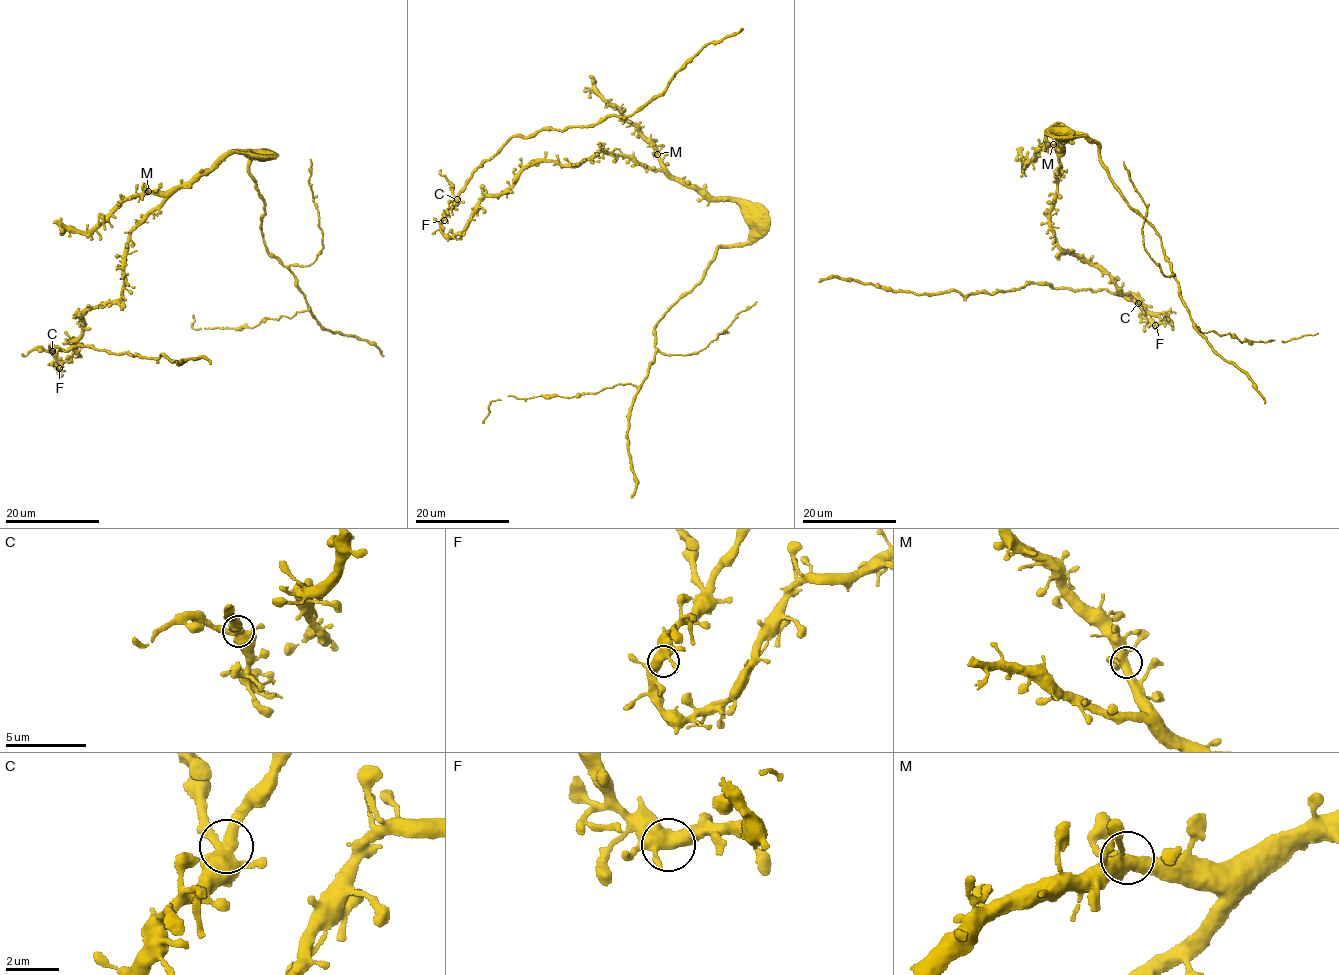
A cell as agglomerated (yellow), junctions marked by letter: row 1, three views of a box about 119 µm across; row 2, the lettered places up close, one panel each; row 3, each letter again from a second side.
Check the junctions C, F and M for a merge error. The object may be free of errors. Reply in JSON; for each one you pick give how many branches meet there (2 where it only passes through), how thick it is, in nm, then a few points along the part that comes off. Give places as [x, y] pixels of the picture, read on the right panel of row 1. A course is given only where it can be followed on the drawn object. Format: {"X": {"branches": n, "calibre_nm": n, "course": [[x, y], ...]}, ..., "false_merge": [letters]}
{"C": {"branches": 4, "calibre_nm": 440, "course": [[1138, 304], [1104, 289], [1035, 283], [964, 297], [955, 291], [893, 292], [837, 277], [818, 282]]}, "false_merge": ["C"]}

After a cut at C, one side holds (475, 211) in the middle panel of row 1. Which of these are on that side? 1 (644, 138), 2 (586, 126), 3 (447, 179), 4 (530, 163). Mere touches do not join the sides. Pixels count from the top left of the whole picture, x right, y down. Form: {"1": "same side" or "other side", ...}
{"1": "same side", "2": "other side", "3": "same side", "4": "same side"}

